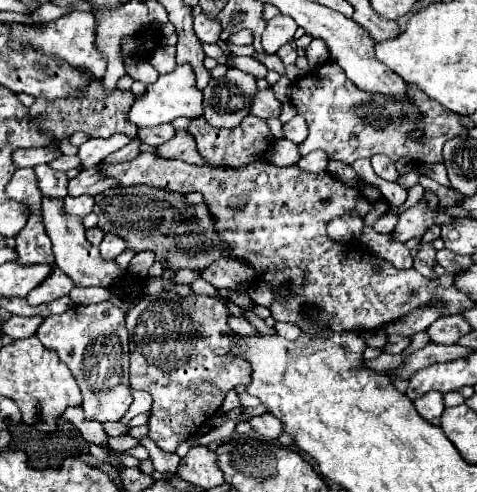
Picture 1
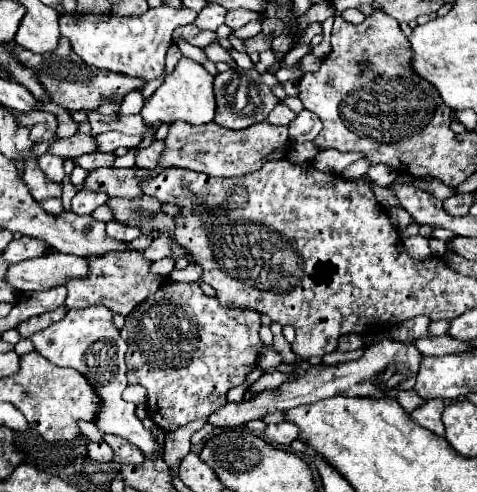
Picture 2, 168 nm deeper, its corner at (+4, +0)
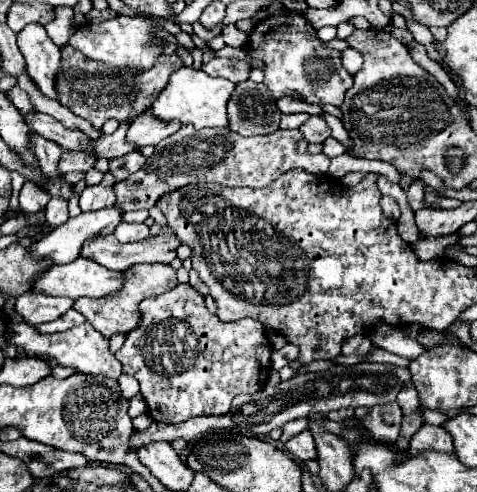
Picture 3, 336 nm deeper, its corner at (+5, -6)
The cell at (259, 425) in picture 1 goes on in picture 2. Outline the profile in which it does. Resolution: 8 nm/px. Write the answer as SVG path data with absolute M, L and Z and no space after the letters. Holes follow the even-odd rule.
M281 422L281 424L269 424L265 430L265 436L271 442L277 442L281 446L289 446L291 442L299 440L299 428L293 422Z

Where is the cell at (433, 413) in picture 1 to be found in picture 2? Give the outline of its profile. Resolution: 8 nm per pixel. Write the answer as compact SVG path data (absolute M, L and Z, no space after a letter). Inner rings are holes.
M427 400L423 406L419 406L417 410L413 410L413 414L411 414L411 418L419 424L419 426L423 426L423 428L427 428L427 430L431 430L433 434L437 434L437 436L445 436L445 428L443 428L443 422L441 422L441 414L443 414L443 400Z

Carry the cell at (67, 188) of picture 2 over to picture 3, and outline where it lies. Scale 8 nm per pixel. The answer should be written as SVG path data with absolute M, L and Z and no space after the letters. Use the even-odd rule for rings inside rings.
M104 208L68 218L68 222L62 226L44 234L40 240L34 240L28 248L28 254L32 258L48 258L52 264L68 264L70 260L78 258L86 240L112 234L120 222L122 214L116 208Z

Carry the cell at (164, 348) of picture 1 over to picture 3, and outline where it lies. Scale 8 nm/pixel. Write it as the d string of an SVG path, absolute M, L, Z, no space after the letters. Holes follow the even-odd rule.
M178 284L160 296L142 300L140 316L140 324L126 334L126 342L116 352L116 356L122 362L124 374L134 376L140 382L140 392L148 404L152 420L176 424L202 414L220 416L230 410L230 400L234 396L244 392L258 392L258 388L264 386L270 374L272 346L262 322L252 318L222 322L218 316L206 310L204 296L200 296L190 284Z

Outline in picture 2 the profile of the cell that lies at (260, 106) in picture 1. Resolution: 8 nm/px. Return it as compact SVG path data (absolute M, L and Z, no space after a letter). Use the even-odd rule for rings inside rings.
M279 104L269 116L267 116L267 122L271 122L271 124L275 124L275 126L287 126L293 118L295 118L297 114L289 108L289 106L285 106L285 104Z

